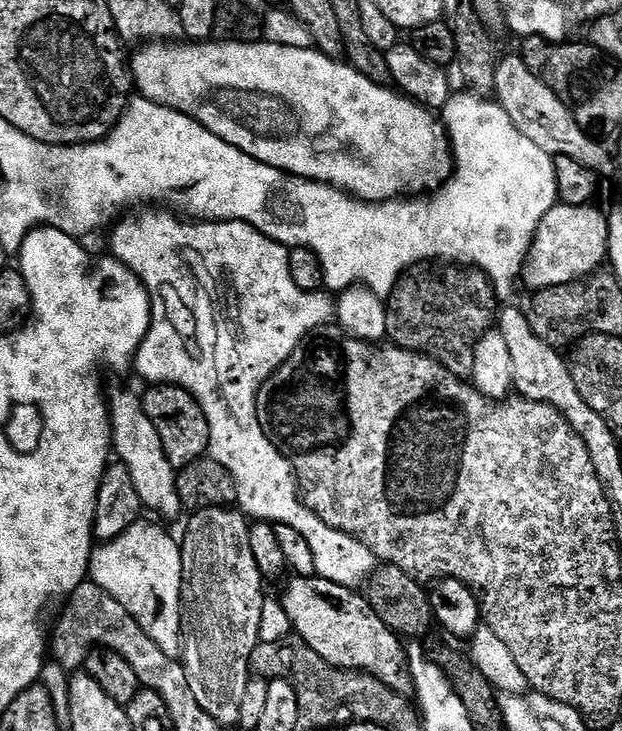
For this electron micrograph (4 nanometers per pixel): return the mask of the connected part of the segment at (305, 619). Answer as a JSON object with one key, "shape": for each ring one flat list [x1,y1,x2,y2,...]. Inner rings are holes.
{"shape":[[315,575,300,576,288,584,284,592,284,612,292,623,292,628,301,636,302,644,314,654,318,654,327,664,339,670,363,670,379,680,386,676,387,680,395,680,406,675,400,667,405,657,405,645,401,637,391,632,347,587,317,578]]}

